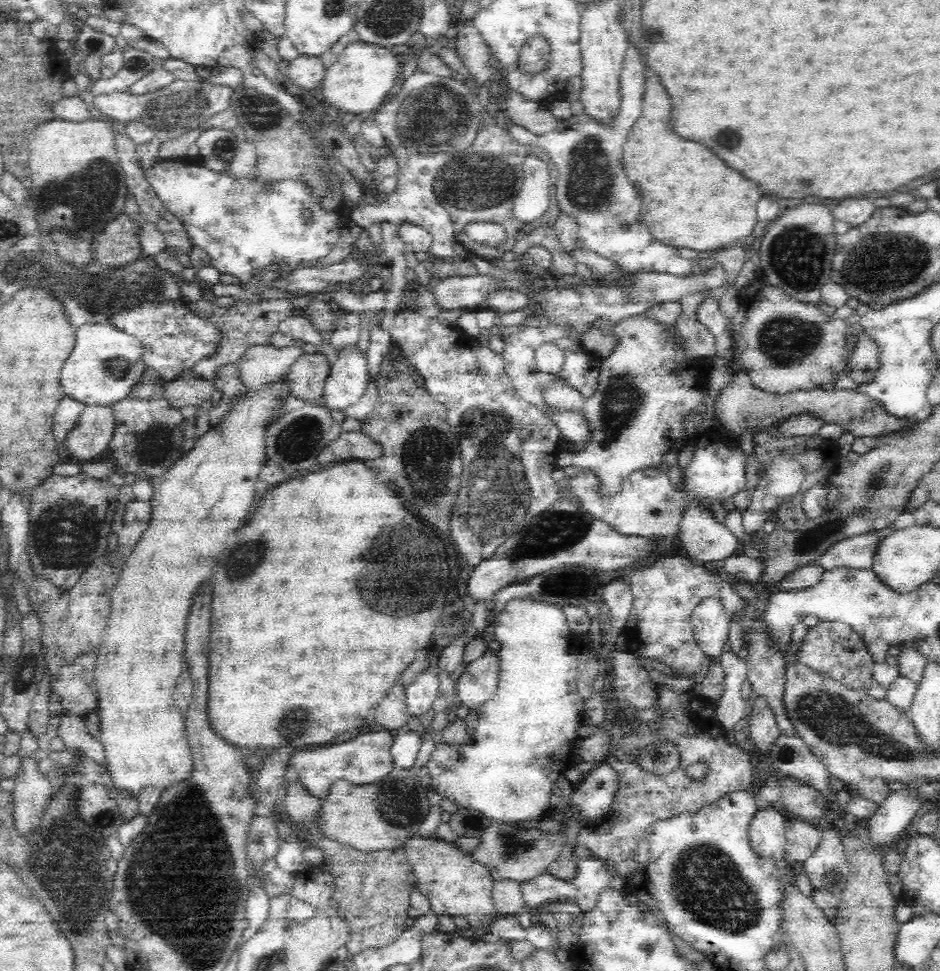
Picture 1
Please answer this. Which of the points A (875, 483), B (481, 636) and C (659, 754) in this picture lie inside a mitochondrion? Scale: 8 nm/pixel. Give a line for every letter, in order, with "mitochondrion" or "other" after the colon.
A: mitochondrion
B: other
C: mitochondrion

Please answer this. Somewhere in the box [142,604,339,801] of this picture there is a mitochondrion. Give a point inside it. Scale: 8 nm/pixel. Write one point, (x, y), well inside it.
(292, 725)

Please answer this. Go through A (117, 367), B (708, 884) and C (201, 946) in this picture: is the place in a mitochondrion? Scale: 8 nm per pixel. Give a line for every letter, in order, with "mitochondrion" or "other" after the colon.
A: mitochondrion
B: mitochondrion
C: mitochondrion

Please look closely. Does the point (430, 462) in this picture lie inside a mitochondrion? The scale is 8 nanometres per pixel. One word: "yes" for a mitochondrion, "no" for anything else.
yes

